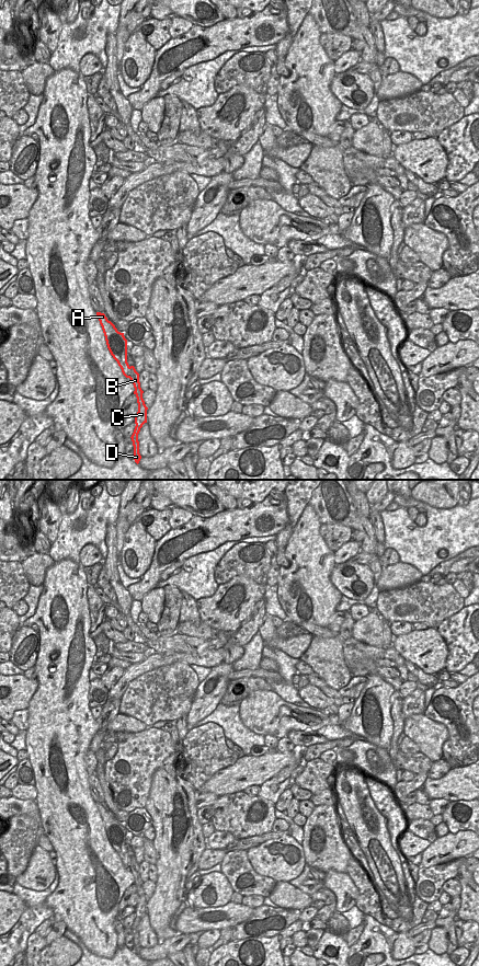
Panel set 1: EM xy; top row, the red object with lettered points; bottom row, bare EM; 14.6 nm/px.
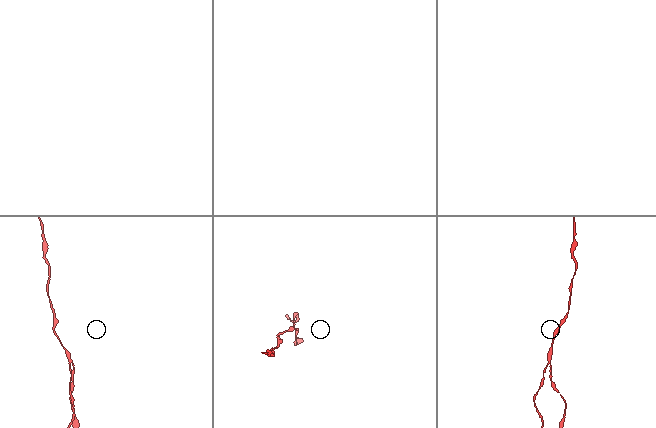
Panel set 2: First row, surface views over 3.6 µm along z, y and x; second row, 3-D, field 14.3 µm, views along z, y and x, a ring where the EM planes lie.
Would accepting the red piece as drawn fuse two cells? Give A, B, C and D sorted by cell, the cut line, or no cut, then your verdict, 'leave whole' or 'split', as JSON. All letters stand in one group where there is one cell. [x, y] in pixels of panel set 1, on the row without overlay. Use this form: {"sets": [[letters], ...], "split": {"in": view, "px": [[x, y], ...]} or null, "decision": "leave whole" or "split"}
{"sets": [["A"], ["B", "C", "D"]], "split": {"in": "xy", "px": [[128, 858], [129, 867]]}, "decision": "split"}

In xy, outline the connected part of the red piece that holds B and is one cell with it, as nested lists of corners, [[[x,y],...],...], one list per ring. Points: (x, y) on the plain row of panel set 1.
[[[134,856],[129,858],[129,870],[132,874],[134,875],[135,882],[134,885],[137,888],[137,894],[138,894],[138,902],[135,907],[135,920],[132,925],[132,932],[134,936],[134,951],[138,955],[141,946],[139,944],[139,932],[138,932],[138,924],[140,922],[140,919],[145,913],[147,913],[147,900],[148,898],[145,895],[145,892],[142,889],[142,884],[144,882],[140,878],[140,873],[139,873],[139,864],[136,862]]]

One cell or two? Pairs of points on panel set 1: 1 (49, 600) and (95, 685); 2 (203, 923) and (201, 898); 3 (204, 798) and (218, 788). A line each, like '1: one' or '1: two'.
1: two
2: two
3: two

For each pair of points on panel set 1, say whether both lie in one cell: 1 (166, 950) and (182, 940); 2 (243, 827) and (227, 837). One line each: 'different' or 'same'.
1: same
2: different

